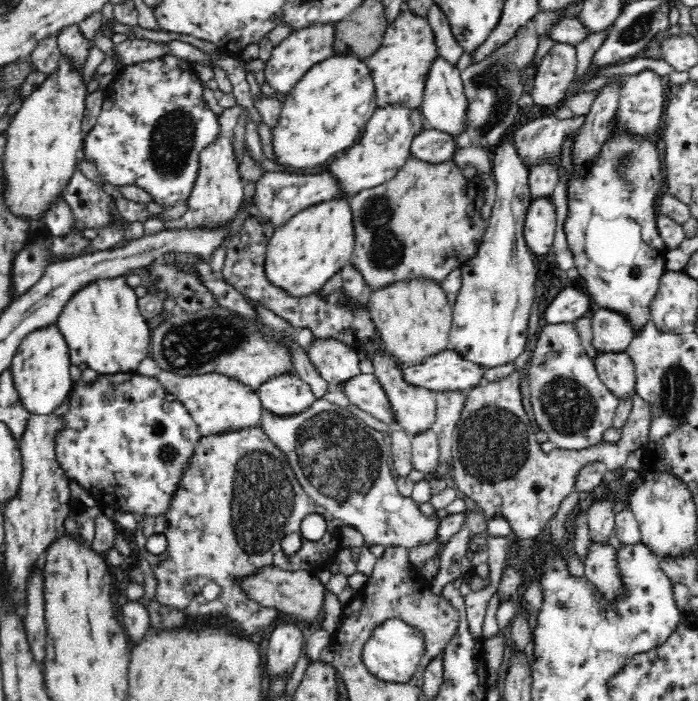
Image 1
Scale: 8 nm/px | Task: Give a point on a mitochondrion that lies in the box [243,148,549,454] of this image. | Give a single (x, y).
(386, 250)

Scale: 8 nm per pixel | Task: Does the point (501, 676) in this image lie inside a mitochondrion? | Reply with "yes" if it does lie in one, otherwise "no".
no

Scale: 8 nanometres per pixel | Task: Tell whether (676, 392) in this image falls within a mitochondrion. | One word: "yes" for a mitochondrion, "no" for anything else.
yes

